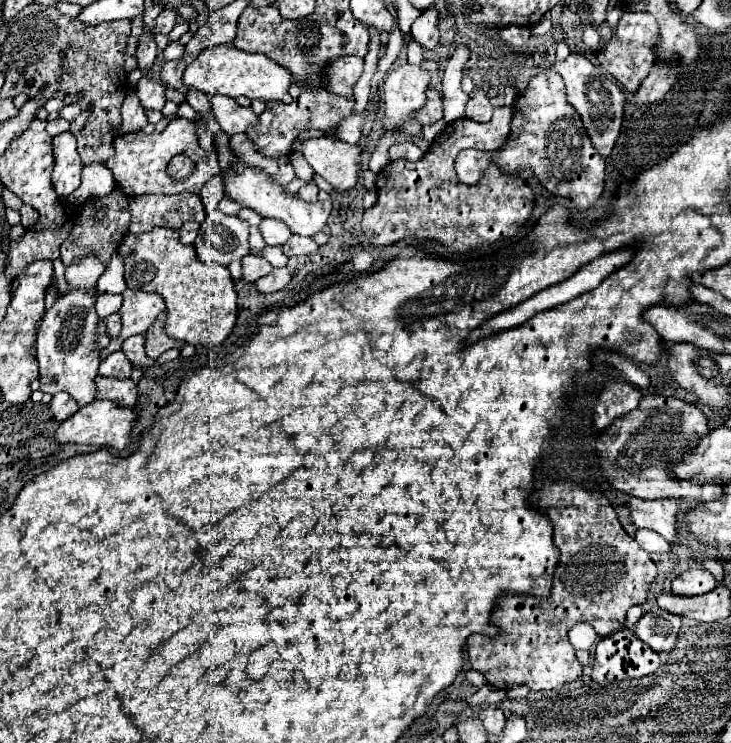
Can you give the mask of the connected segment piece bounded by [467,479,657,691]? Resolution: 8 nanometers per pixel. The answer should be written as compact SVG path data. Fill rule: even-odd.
M545 479L543 485L533 491L531 501L539 509L547 511L555 531L555 545L561 551L561 561L555 571L551 595L545 599L533 599L527 595L501 597L491 615L491 623L495 623L501 629L501 635L499 637L473 635L467 639L467 655L473 669L481 671L489 685L503 691L519 685L527 685L531 691L549 691L569 681L575 681L581 675L583 667L577 663L573 645L567 639L571 627L575 623L585 621L593 625L599 637L607 637L623 629L627 609L633 605L643 605L647 601L649 587L657 577L657 565L653 563L649 553L639 547L635 537L627 535L627 531L621 527L617 519L615 509L599 493L583 489L565 479Z

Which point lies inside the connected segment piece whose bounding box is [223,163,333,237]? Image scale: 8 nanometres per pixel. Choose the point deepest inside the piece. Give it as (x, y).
(253, 189)

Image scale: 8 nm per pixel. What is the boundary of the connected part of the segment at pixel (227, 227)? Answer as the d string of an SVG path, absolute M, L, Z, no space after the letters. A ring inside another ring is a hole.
M219 209L207 213L193 243L197 257L205 263L229 265L247 255L249 249L249 223L221 213Z

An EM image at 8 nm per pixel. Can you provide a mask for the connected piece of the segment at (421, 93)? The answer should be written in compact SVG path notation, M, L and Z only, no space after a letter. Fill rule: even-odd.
M405 63L393 69L383 83L385 101L385 129L397 129L417 137L417 145L423 145L421 125L413 119L413 111L423 107L427 101L427 87L431 73L419 65Z

